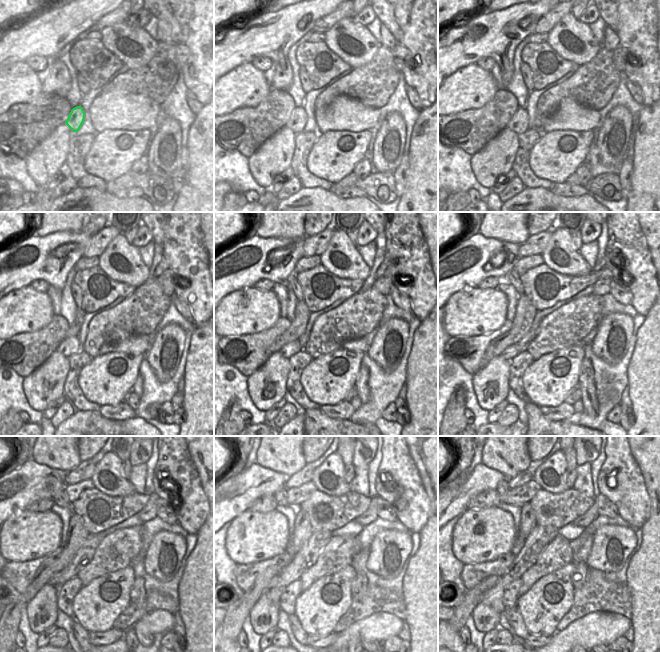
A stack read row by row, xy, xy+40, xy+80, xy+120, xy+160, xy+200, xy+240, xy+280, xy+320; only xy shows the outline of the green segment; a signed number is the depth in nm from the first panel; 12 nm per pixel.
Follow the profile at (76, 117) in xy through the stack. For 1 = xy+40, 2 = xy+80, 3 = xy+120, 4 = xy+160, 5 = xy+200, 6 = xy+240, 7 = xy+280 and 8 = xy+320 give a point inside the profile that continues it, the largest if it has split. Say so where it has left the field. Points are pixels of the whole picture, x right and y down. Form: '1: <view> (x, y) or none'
1: xy+40 (298, 119)
2: xy+80 (519, 123)
3: xy+120 (70, 346)
4: xy+160 (290, 349)
5: xy+200 (510, 352)
6: xy+240 (54, 580)
7: xy+280 (274, 581)
8: xy+320 (486, 584)

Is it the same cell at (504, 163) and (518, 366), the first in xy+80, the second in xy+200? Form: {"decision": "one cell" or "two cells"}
{"decision": "two cells"}

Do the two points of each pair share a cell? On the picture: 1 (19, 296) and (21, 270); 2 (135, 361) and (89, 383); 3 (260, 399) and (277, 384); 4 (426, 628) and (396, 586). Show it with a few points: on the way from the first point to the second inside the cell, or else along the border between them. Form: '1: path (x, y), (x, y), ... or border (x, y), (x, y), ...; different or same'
1: border (29, 284), (10, 292); different
2: path (125, 373), (119, 378), (109, 378), (101, 381); same
3: path (265, 399), (268, 398), (268, 394), (272, 389); same
4: border (406, 570), (403, 576), (401, 593); different

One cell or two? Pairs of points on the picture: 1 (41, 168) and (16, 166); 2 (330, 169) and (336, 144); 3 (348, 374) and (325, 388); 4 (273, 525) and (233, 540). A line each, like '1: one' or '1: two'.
1: two
2: one
3: one
4: one

